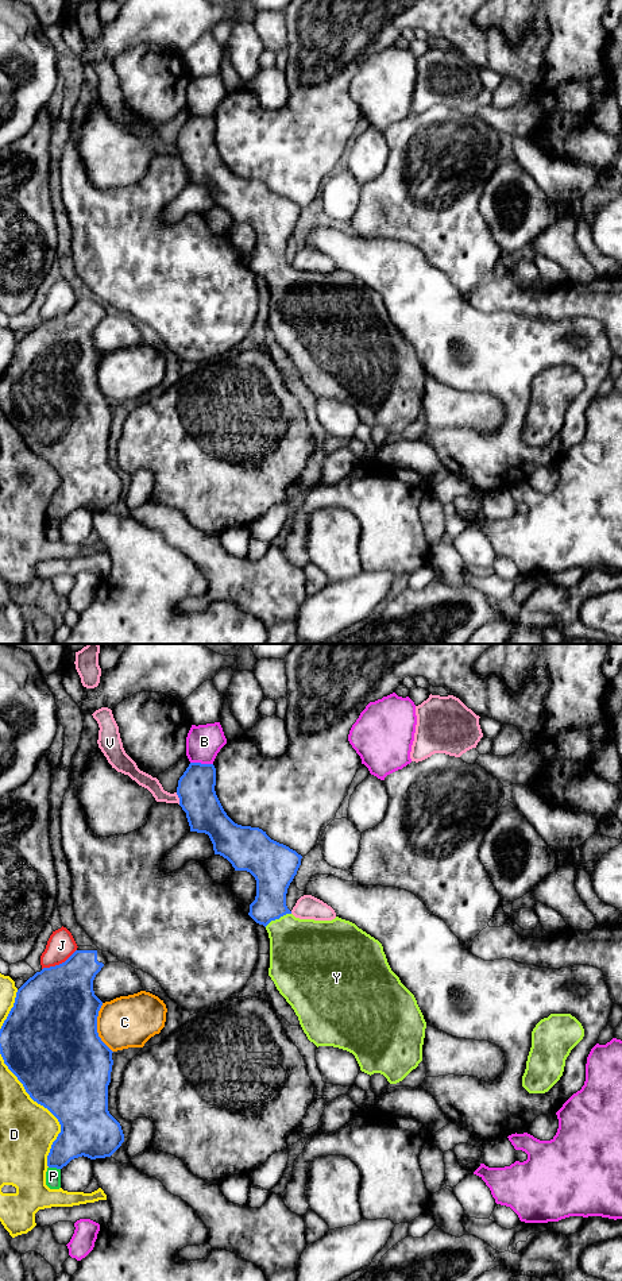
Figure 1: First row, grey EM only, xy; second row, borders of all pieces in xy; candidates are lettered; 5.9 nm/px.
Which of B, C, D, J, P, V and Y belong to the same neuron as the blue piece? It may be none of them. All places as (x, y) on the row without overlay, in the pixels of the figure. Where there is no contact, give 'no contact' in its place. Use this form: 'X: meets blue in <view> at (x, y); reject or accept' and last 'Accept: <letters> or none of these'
B: meets blue in xy at (200, 115); reject
C: meets blue in xy at (96, 379); reject
D: meets blue in xy at (46, 459); reject
J: meets blue in xy at (60, 316); reject
P: meets blue in xy at (54, 519); reject
V: meets blue in xy at (178, 149); reject
Y: meets blue in xy at (277, 270); accept
Accept: Y

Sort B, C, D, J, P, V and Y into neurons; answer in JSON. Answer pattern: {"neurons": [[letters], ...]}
{"neurons": [["B"], ["C"], ["D"], ["J"], ["P"], ["V"], ["Y"]]}

